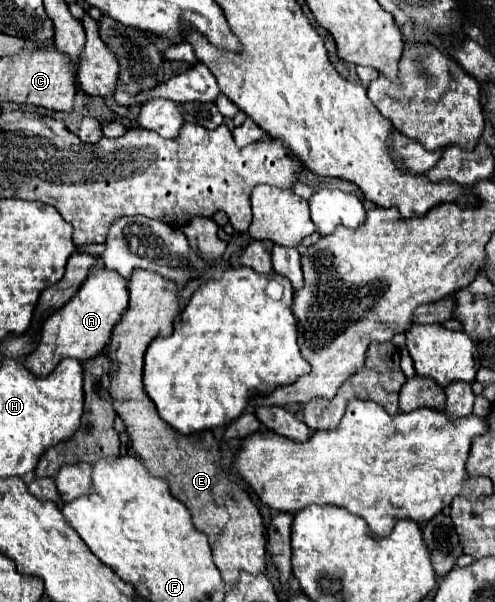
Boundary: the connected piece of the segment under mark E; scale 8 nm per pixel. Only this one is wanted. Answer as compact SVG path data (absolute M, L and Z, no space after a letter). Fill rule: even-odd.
M134 270L128 282L128 290L128 310L114 328L110 340L110 358L114 362L110 394L114 400L114 410L124 420L132 448L142 458L148 472L168 480L172 496L184 502L190 510L194 526L208 534L214 564L220 570L226 586L232 586L238 580L240 570L258 574L266 568L266 538L262 516L256 504L250 500L248 492L222 470L220 446L212 432L190 436L178 434L158 416L154 402L144 392L142 366L146 348L158 336L170 336L174 320L182 312L176 282L150 270Z

